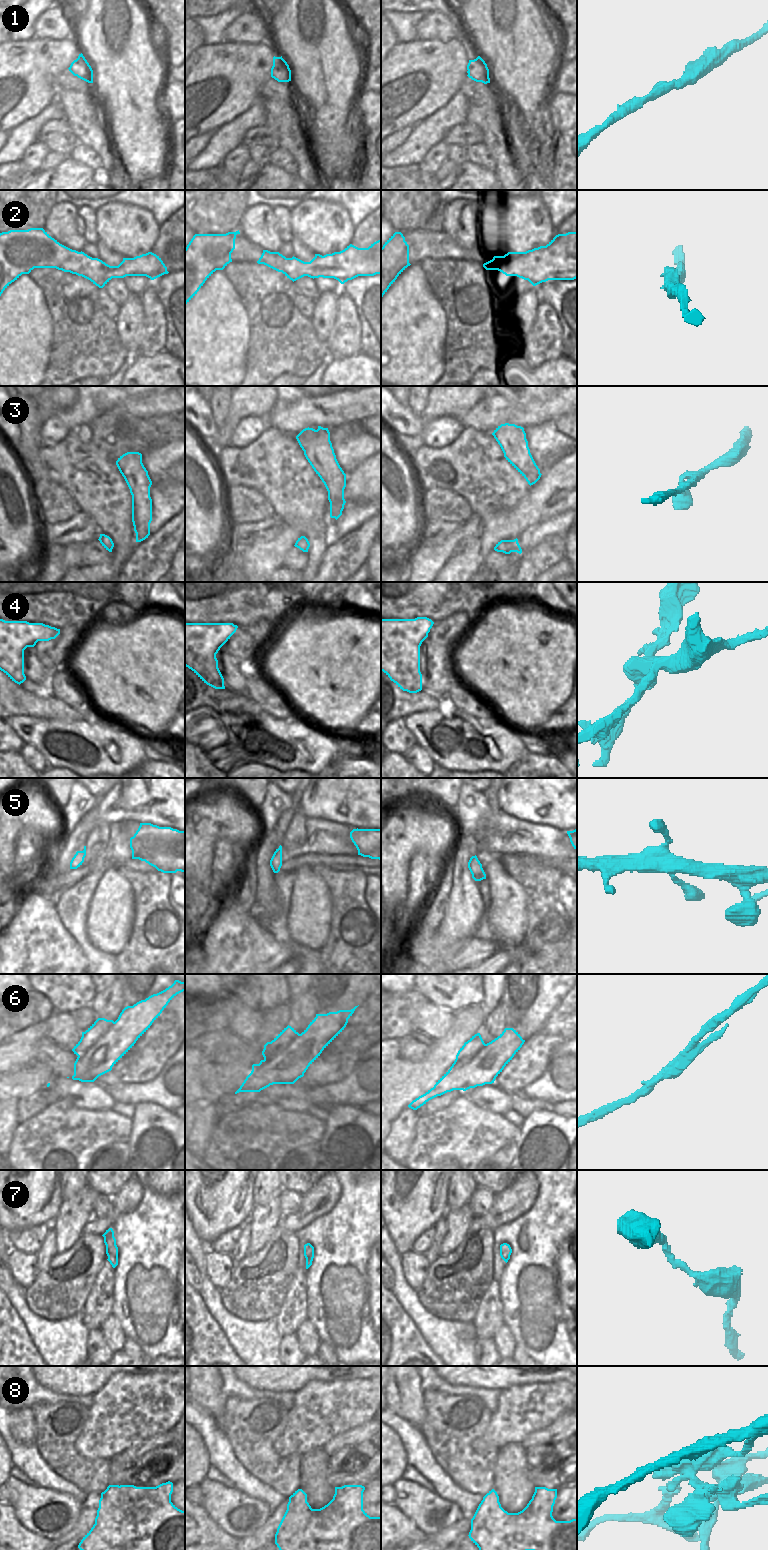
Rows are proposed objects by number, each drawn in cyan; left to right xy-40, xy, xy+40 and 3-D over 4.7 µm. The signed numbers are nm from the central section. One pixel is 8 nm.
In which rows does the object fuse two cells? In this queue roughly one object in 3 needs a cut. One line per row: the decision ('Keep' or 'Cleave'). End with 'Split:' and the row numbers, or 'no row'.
1: Keep
2: Keep
3: Keep
4: Cleave
5: Keep
6: Cleave
7: Keep
8: Cleave
Split: 4, 6, 8.

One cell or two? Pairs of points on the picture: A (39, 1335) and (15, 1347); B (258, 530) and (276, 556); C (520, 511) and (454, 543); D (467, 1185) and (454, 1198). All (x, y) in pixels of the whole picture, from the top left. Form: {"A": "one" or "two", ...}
{"A": "two", "B": "two", "C": "one", "D": "one"}

